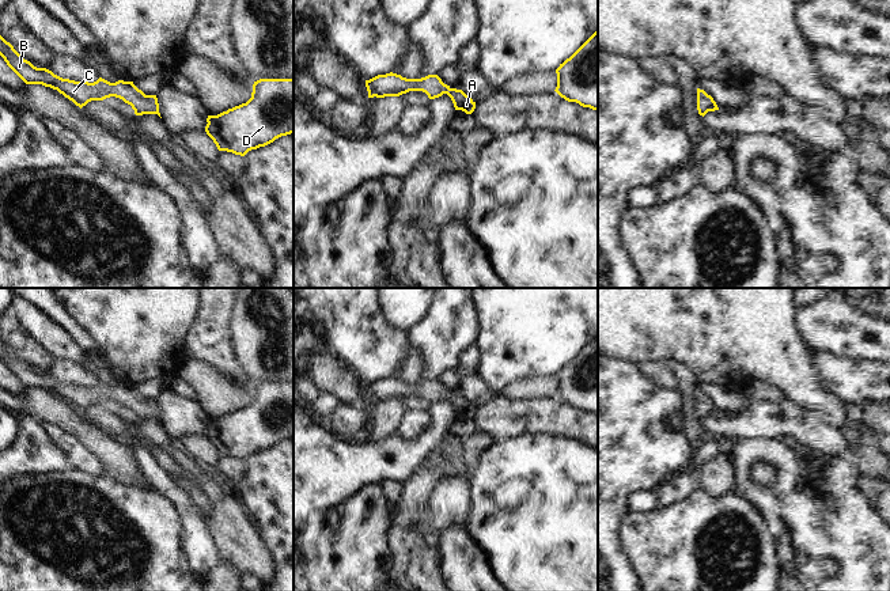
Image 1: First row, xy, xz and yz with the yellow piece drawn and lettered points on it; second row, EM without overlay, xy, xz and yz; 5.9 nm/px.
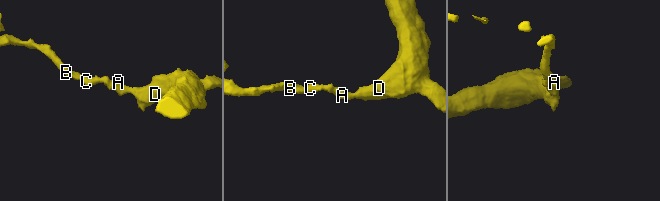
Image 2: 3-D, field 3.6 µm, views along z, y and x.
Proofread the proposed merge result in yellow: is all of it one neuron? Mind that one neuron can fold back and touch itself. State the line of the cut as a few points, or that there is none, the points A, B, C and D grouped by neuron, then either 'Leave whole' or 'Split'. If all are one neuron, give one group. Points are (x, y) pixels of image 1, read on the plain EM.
No split. Groups: A B C D. Leave whole

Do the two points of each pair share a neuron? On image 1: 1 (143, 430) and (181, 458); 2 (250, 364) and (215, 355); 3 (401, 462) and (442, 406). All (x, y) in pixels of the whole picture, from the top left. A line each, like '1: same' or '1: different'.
1: same
2: different
3: same

